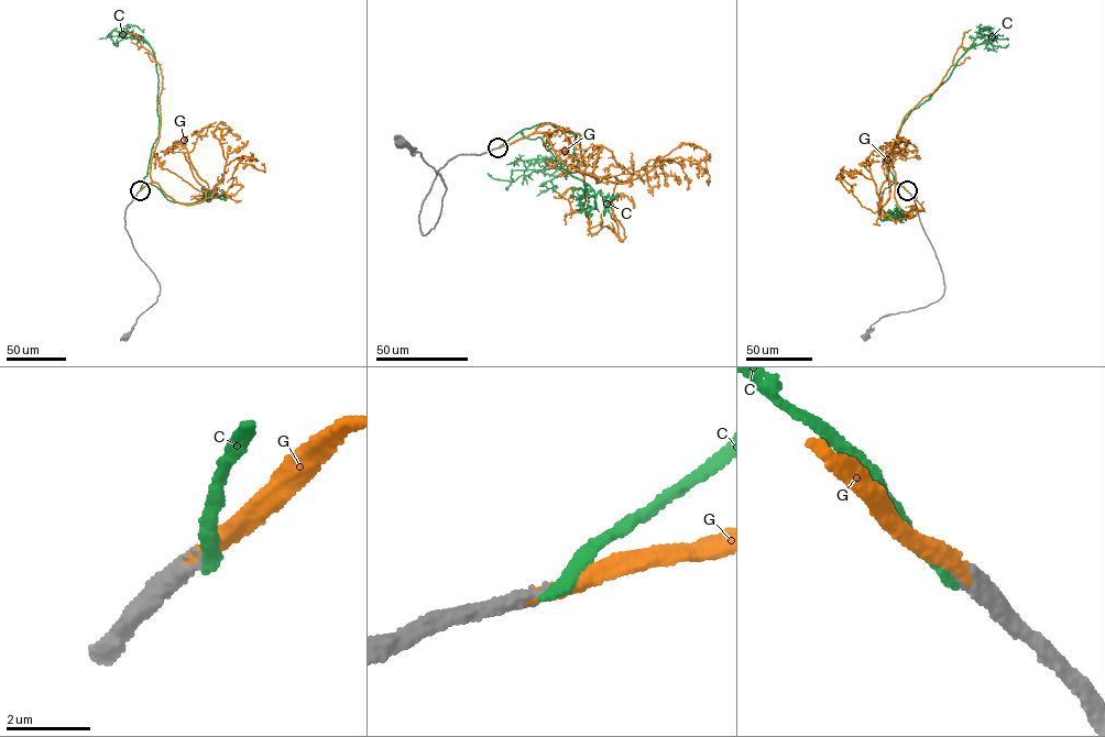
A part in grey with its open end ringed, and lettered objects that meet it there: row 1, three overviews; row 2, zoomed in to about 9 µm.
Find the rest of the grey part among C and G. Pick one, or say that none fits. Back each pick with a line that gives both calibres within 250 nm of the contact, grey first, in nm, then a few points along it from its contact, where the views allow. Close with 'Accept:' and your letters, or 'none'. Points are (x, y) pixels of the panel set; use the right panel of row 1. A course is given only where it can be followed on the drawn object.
G: 440/320 nm | via (907, 190), (884, 182), (878, 213), (889, 195), (884, 156), (894, 172), (900, 208), (922, 209), (917, 196)
Accept: G

